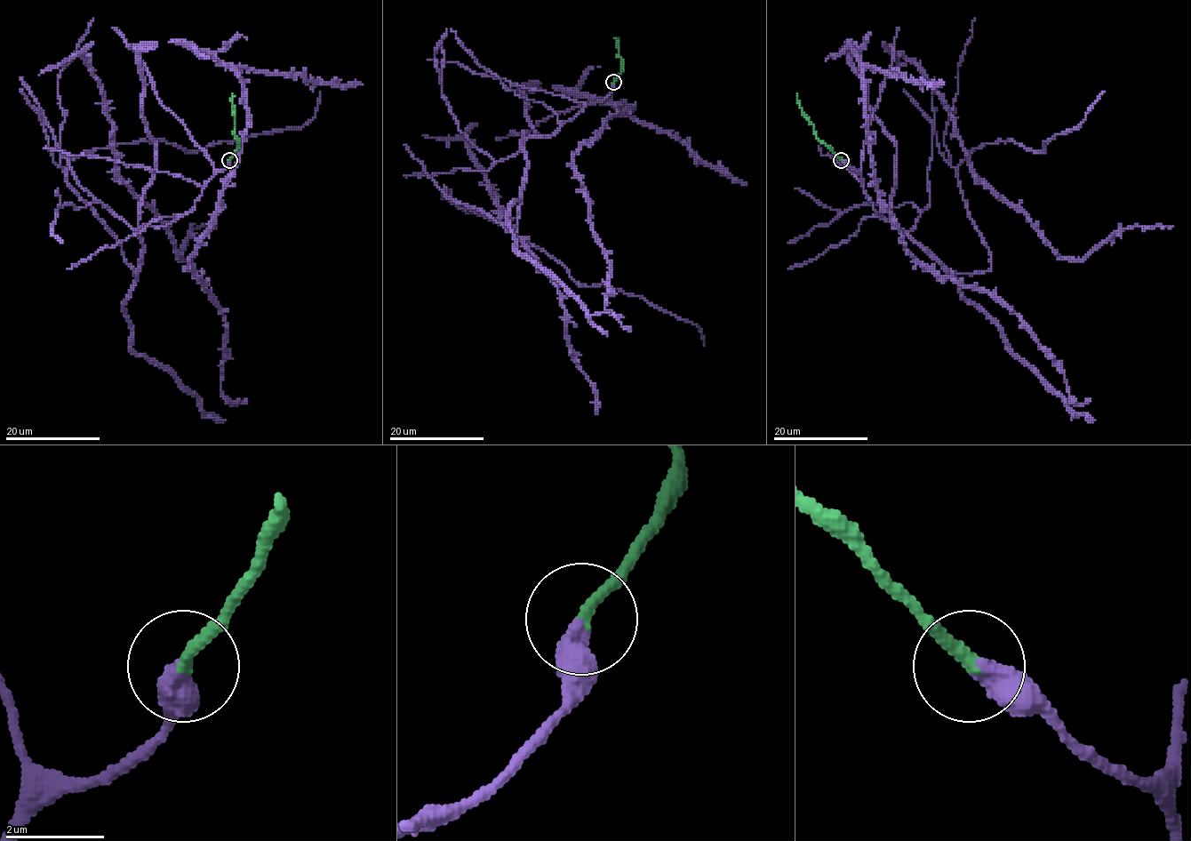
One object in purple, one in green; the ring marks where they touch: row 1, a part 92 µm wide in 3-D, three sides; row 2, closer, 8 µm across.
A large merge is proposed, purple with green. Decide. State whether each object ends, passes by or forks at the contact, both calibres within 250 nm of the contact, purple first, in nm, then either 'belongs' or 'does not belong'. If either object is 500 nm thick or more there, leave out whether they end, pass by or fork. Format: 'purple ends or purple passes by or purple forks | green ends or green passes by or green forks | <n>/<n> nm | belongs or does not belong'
purple ends | green ends | 460/260 nm | belongs

